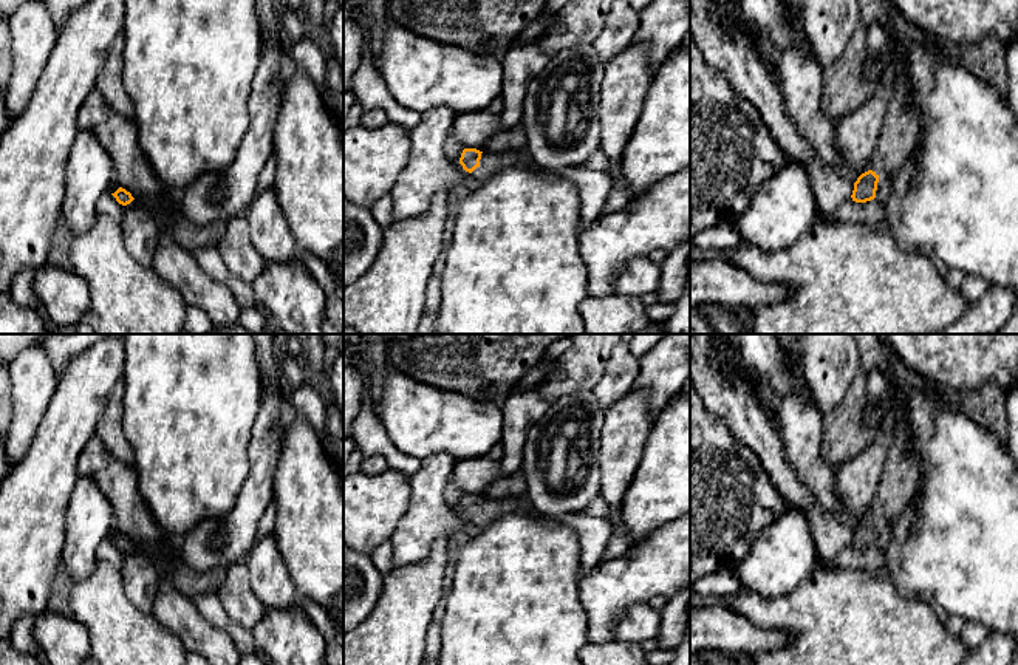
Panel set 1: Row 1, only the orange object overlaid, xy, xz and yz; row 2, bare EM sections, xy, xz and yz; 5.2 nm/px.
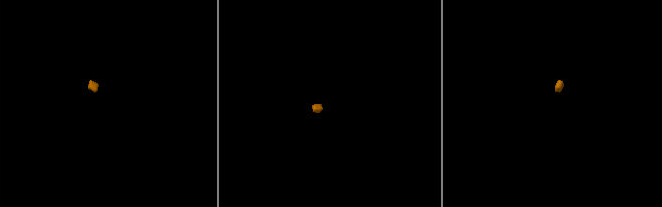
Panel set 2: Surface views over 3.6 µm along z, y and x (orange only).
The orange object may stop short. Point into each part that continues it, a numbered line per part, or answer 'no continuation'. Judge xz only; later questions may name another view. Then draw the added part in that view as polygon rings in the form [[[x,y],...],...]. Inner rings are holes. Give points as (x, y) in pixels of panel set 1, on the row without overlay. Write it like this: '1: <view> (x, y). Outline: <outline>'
1: xz (491, 511). Outline: [[[507,496],[498,500],[481,500],[480,512],[470,520],[477,527],[484,529],[490,523],[514,513],[517,509],[529,510],[531,503],[526,496]]]

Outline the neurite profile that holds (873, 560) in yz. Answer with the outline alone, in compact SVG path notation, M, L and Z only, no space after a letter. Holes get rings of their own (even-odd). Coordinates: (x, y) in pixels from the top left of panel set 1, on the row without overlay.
M852 544L842 549L832 560L817 558L815 569L860 568L880 577L886 569L886 554L876 544L866 549L856 549Z

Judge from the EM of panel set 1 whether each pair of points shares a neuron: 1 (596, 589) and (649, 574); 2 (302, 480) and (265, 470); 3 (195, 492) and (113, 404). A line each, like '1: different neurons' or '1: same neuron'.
1: same neuron
2: different neurons
3: different neurons

